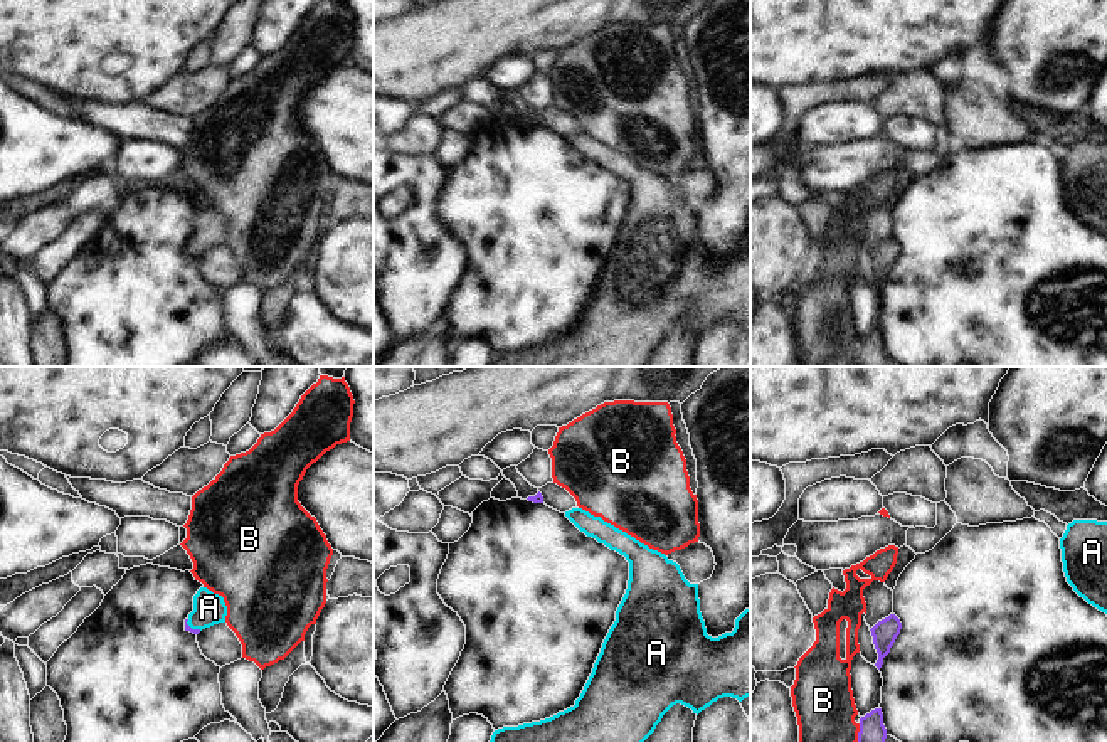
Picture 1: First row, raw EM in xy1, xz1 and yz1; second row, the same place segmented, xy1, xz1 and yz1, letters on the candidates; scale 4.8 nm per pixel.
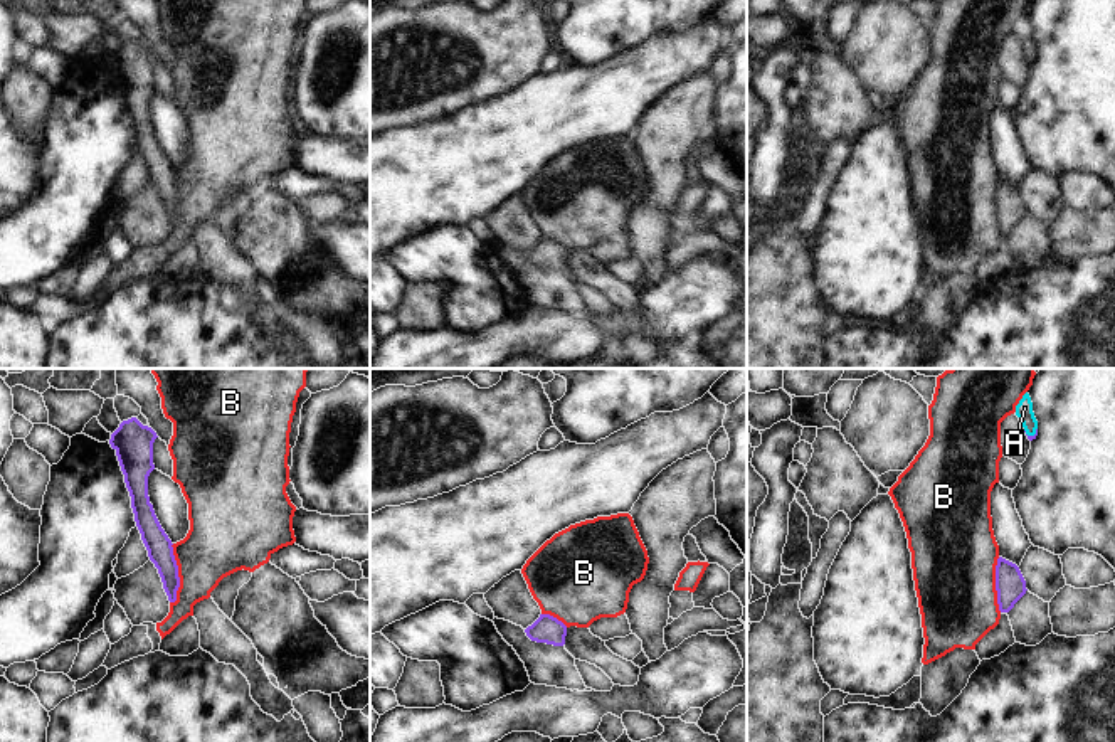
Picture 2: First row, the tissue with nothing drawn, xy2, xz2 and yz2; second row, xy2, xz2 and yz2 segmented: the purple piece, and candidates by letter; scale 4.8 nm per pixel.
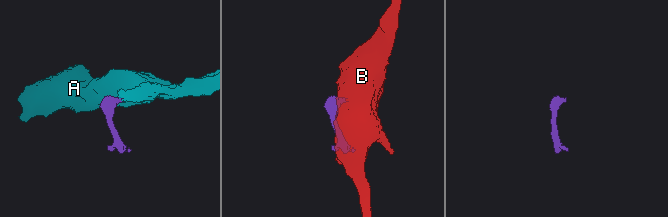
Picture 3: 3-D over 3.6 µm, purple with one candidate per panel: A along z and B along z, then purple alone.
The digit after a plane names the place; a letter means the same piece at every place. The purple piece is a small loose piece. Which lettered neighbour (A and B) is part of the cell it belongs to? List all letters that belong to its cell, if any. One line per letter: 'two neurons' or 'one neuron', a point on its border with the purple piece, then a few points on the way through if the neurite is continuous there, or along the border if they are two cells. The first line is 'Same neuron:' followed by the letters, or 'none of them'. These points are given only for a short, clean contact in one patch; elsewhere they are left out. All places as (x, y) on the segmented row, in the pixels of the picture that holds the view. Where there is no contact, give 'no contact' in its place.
Same neuron: A
A: one neuron; meets purple in xy1 at (194, 630); runs through xy1 (187, 628), (194, 630), (209, 608)
B: two neurons; meets purple in xy2 at (177, 574); border along xy2 (172, 544), (179, 589), (177, 598), (170, 603)

